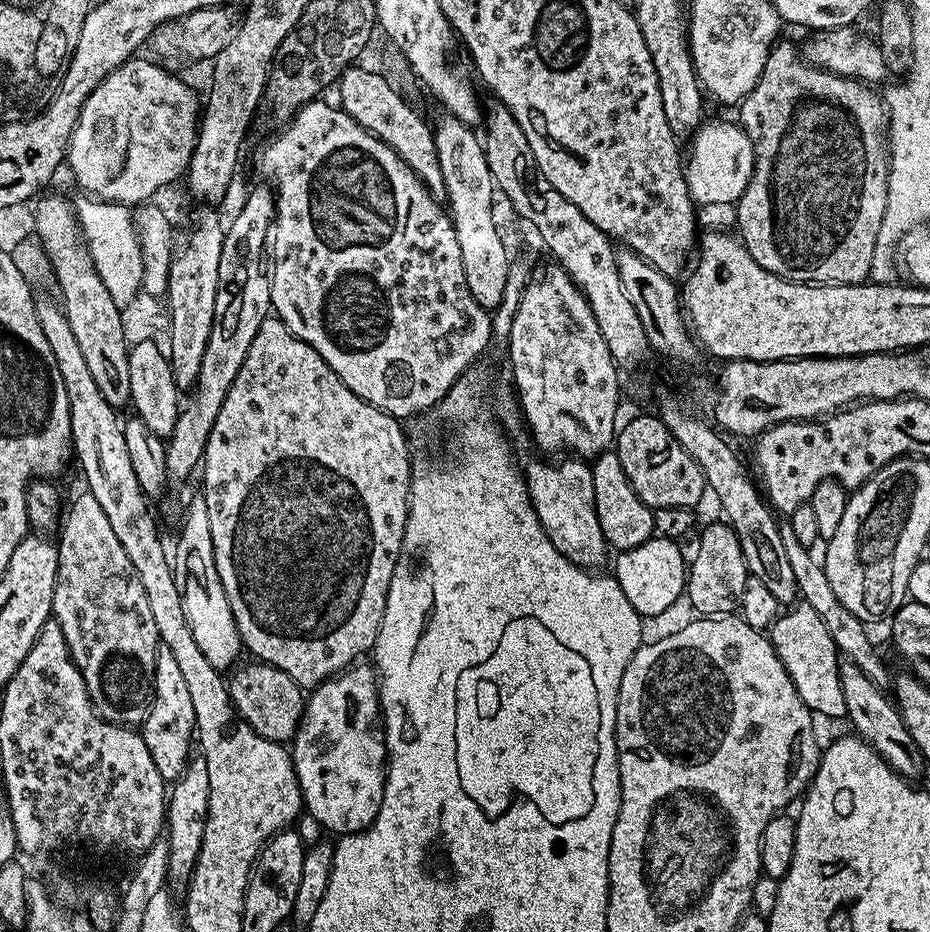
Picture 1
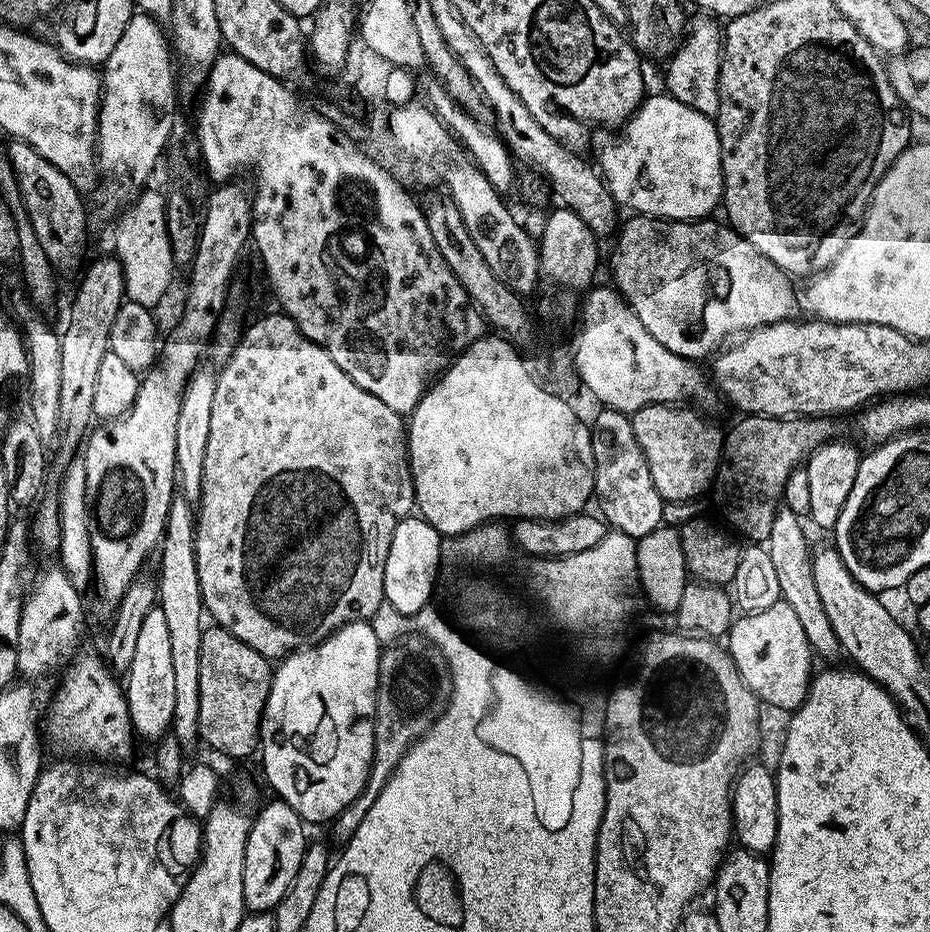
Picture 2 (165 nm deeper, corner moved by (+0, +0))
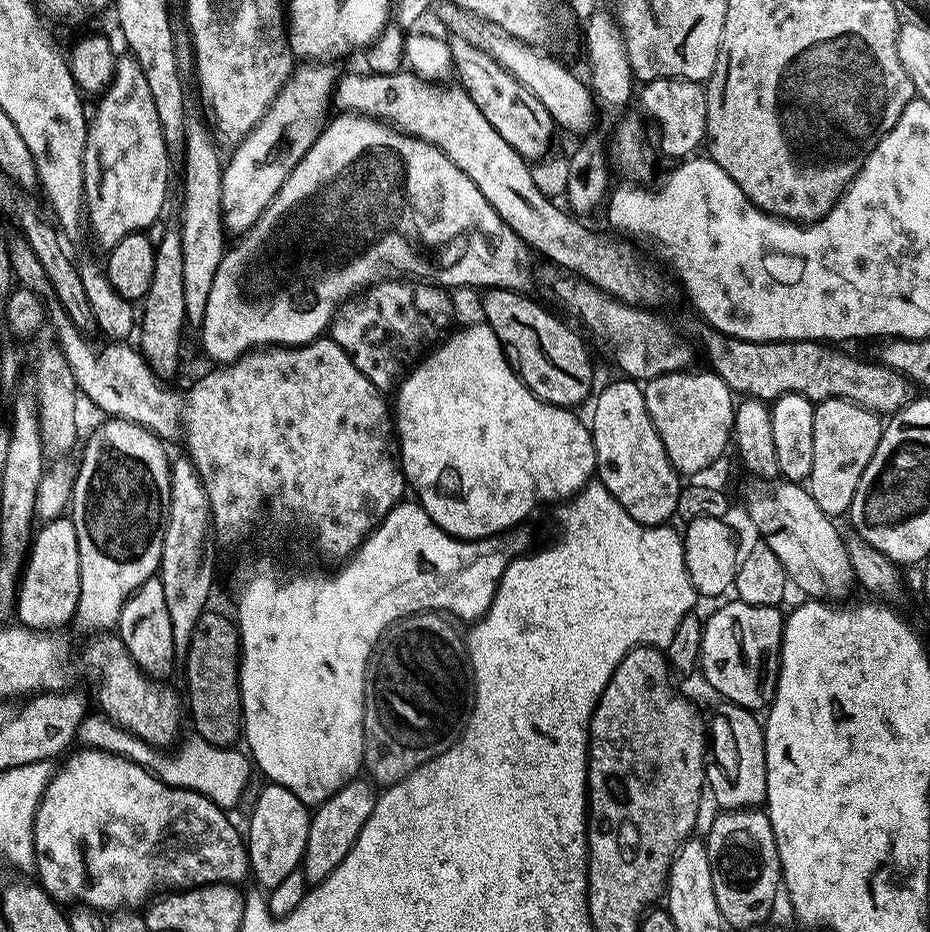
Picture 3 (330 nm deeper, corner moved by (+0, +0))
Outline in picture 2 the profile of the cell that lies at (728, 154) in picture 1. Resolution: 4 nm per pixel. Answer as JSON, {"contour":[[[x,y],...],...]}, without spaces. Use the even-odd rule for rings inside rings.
{"contour":[[[667,94],[649,95],[628,117],[621,136],[608,140],[600,148],[598,172],[609,195],[621,209],[641,216],[658,216],[661,220],[703,220],[719,209],[724,195],[720,139],[715,119]]]}

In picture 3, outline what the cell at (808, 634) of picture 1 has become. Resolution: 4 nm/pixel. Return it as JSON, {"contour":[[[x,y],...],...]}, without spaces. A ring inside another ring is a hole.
{"contour":[[[732,598],[729,604],[722,605],[712,617],[704,620],[698,668],[704,671],[705,682],[727,703],[749,710],[764,710],[776,697],[786,619],[780,610],[776,606],[754,606]]]}

